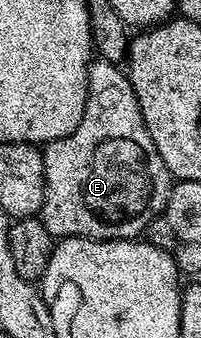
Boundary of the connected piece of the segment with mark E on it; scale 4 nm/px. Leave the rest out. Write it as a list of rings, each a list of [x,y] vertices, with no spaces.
[[[94,59],[90,62],[90,91],[86,95],[86,106],[84,107],[84,116],[80,119],[80,123],[76,127],[76,131],[72,131],[66,137],[61,137],[55,141],[49,142],[45,146],[42,154],[42,162],[44,163],[44,175],[46,176],[46,198],[42,204],[42,212],[40,219],[44,223],[44,227],[55,239],[64,237],[92,237],[103,241],[116,241],[119,239],[134,239],[139,235],[147,232],[148,226],[159,211],[166,205],[166,200],[170,197],[172,188],[172,178],[170,173],[164,167],[164,159],[160,159],[160,155],[156,151],[156,143],[152,143],[152,135],[148,135],[148,127],[144,123],[144,115],[140,111],[140,103],[134,94],[134,88],[130,82],[129,76],[125,72],[122,73],[117,64],[112,61],[103,61]]]

